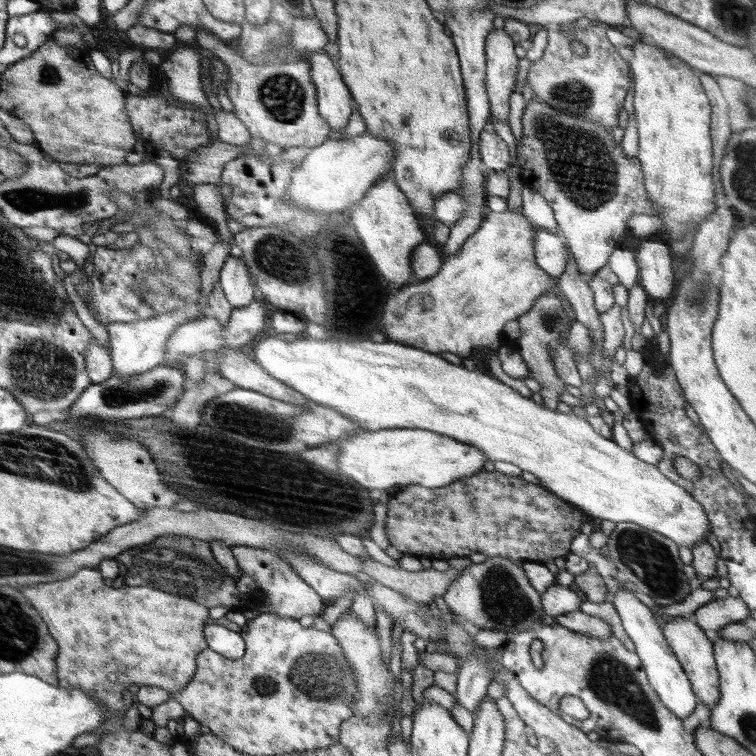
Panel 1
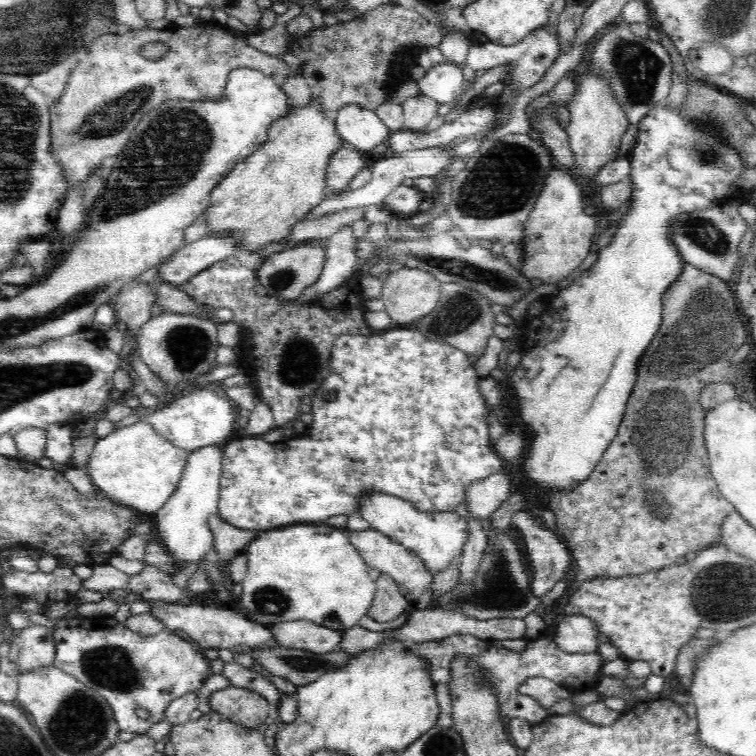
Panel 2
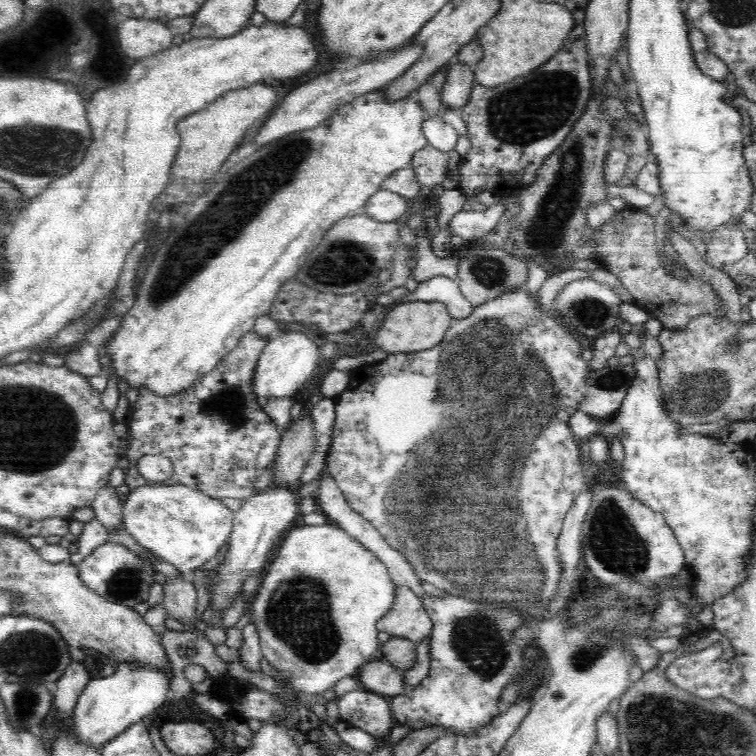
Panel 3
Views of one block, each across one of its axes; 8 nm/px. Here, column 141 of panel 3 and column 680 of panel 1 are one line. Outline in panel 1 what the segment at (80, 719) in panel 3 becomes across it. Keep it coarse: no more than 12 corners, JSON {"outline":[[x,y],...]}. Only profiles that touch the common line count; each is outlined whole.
{"outline":[[622,582],[609,594],[651,687],[677,717],[699,696],[663,628]]}

